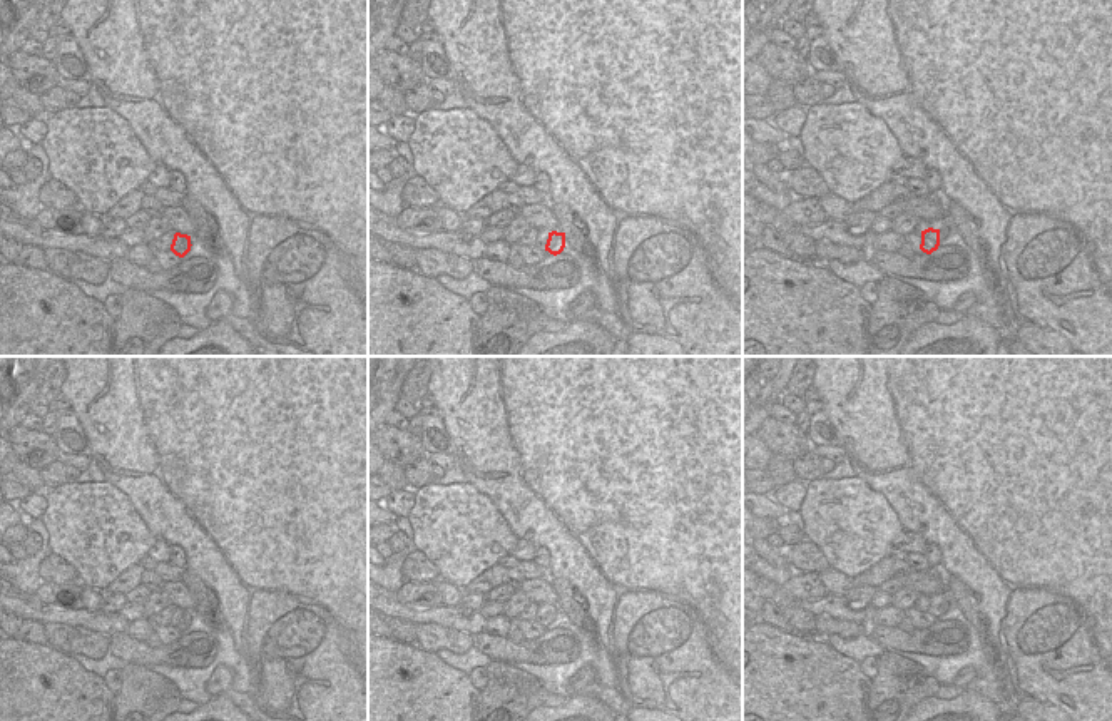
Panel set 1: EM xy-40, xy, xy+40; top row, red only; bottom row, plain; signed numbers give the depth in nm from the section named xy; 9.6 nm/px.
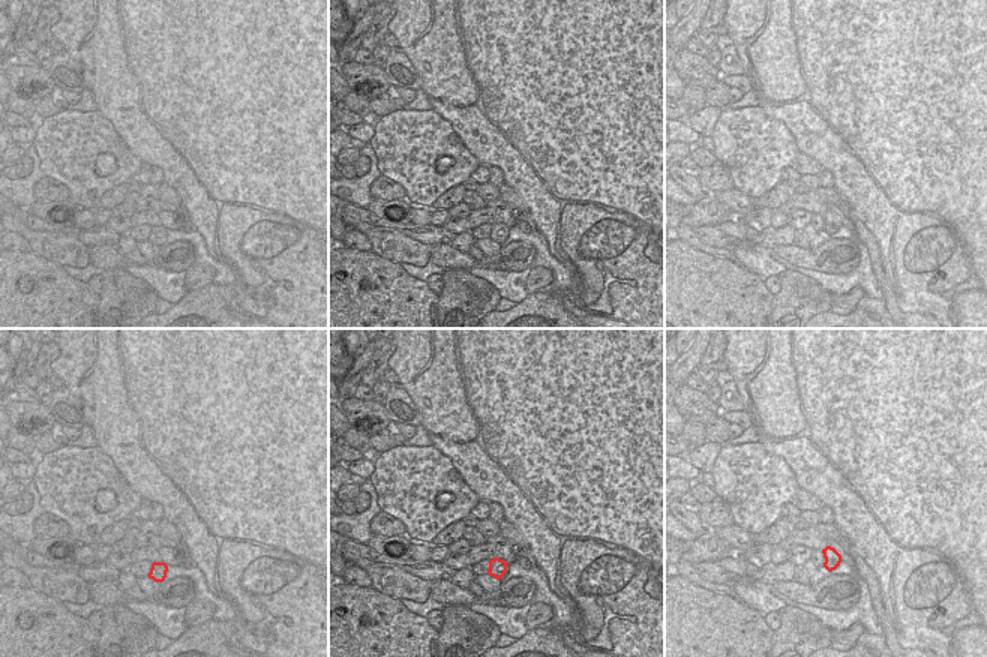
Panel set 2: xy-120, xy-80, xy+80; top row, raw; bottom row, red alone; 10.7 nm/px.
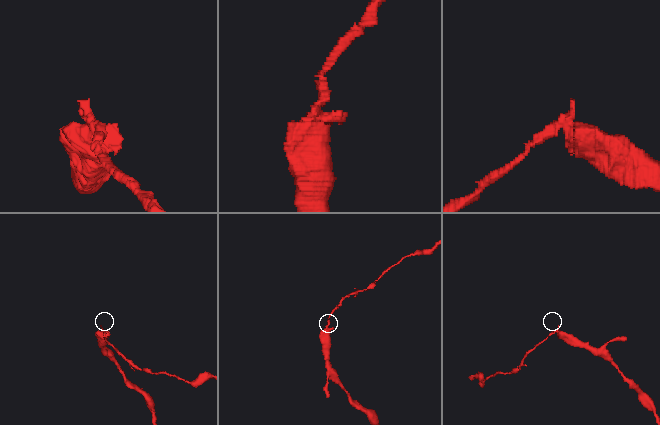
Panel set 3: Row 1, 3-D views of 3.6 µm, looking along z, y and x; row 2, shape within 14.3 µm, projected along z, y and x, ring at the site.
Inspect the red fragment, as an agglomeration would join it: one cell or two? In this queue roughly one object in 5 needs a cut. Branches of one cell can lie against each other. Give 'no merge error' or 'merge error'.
merge error

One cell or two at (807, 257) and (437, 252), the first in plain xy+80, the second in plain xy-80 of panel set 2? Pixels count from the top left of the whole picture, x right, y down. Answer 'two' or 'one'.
one

